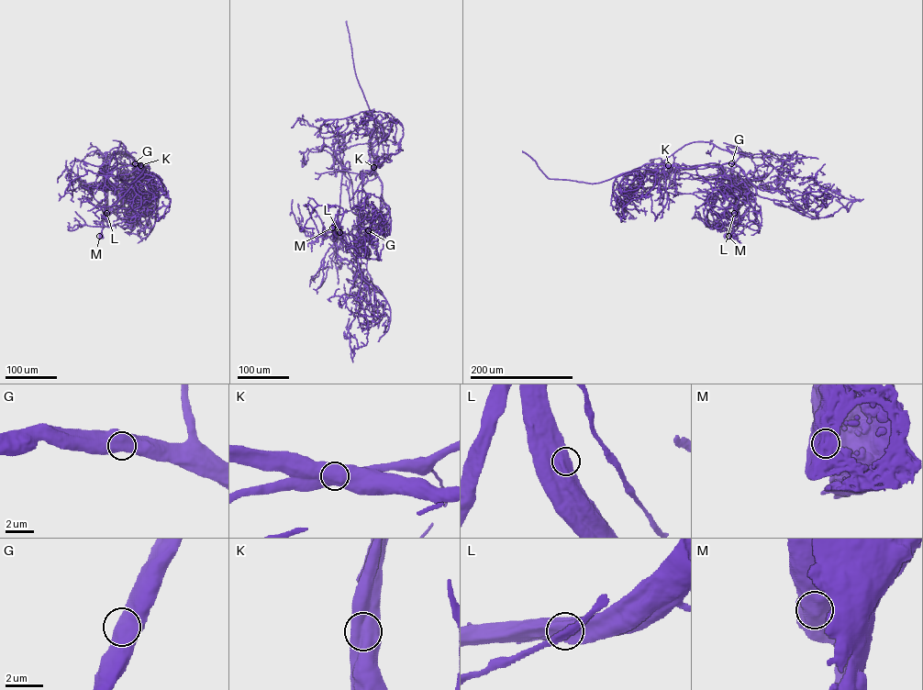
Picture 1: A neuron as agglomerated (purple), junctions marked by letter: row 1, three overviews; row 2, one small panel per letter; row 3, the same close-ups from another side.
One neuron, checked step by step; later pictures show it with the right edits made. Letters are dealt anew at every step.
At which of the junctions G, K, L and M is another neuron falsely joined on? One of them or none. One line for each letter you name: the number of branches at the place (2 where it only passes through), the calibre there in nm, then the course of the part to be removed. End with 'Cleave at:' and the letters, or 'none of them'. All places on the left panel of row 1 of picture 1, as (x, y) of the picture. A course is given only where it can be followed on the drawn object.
K: branches 1; calibre 1100 nm; course (140, 165), (146, 169), (135, 181), (124, 182), (118, 178), (114, 150)
Cleave at: K

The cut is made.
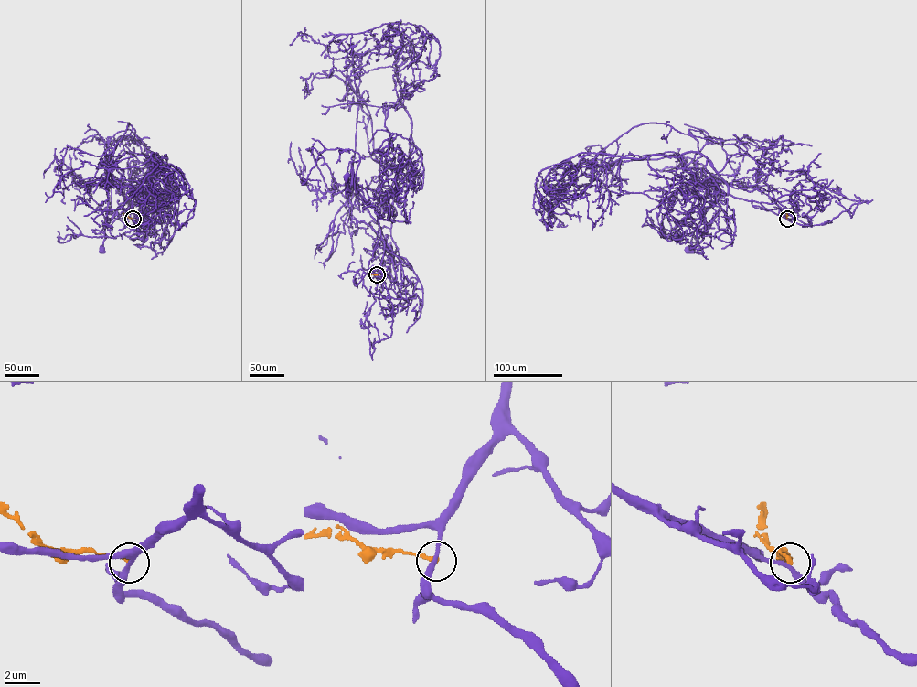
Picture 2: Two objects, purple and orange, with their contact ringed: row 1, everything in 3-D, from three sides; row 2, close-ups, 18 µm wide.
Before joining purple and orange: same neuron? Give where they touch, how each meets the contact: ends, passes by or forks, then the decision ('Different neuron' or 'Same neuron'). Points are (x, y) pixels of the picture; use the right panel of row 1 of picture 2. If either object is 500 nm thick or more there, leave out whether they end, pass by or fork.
Place: (787, 219). At the ring purple passes by. At the ring orange ends. Different neuron

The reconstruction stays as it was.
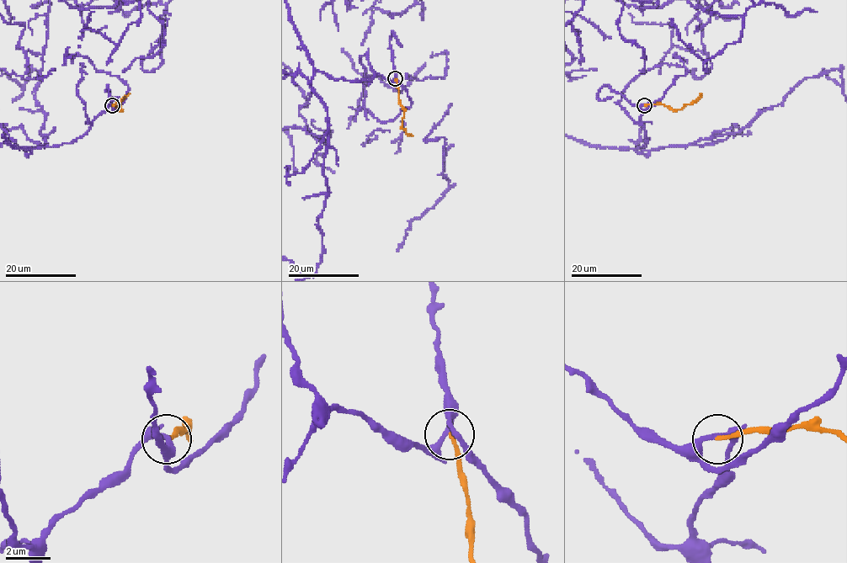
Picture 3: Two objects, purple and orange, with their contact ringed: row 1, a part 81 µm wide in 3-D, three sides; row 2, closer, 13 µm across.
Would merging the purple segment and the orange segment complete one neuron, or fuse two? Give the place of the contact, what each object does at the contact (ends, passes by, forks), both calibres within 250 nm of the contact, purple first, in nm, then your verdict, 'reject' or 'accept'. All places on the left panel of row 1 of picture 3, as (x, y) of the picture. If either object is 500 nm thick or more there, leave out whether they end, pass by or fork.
place (112, 105); purple passes by; orange ends; calibres 240 and 160 nm; accept

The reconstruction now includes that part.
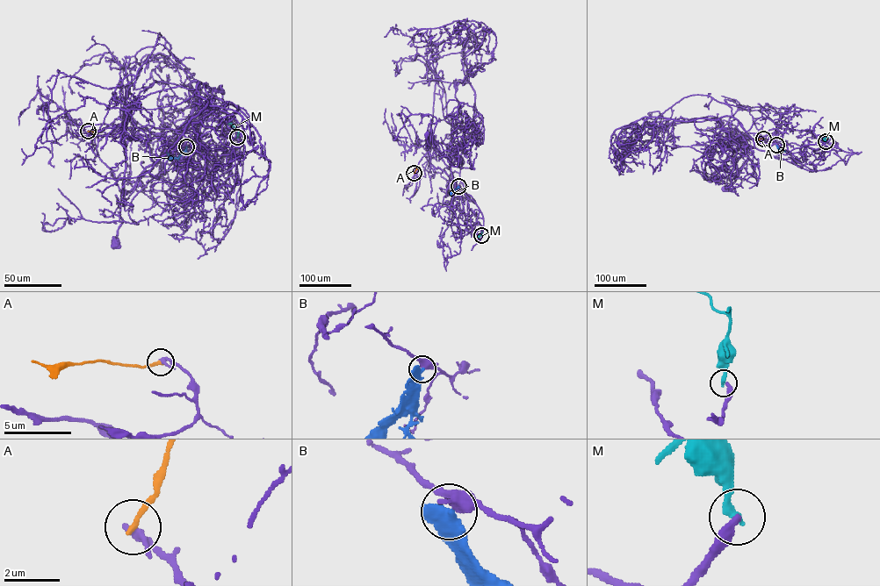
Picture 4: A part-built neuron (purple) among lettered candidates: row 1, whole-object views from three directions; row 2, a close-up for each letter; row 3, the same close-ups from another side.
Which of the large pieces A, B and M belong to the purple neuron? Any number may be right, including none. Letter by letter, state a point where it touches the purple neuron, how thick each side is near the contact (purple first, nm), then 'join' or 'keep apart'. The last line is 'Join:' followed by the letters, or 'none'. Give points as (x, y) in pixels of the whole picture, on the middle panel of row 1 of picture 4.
A: (414, 173) | 220/200 nm | keep apart
B: (458, 186) | 400/480 nm | keep apart
M: (481, 235) | 320/320 nm | keep apart
Join: none

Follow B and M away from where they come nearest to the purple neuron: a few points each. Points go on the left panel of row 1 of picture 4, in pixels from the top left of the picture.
B: (186, 146), (177, 158), (170, 158), (166, 152)
M: (237, 137), (238, 132), (232, 123)

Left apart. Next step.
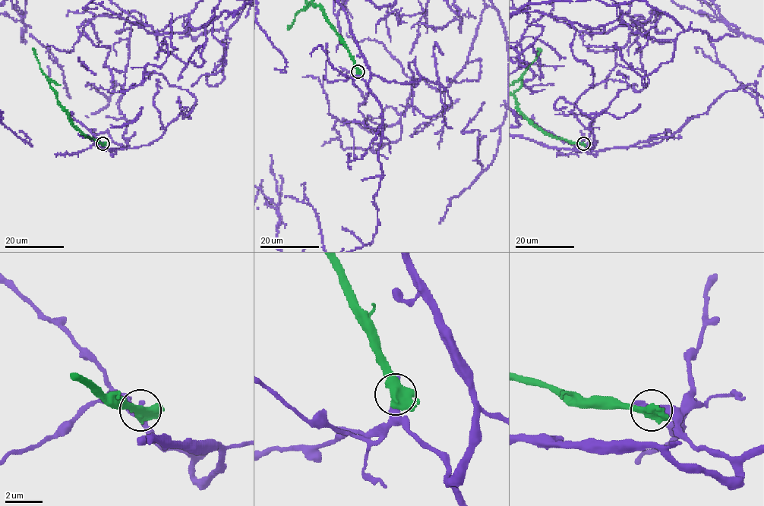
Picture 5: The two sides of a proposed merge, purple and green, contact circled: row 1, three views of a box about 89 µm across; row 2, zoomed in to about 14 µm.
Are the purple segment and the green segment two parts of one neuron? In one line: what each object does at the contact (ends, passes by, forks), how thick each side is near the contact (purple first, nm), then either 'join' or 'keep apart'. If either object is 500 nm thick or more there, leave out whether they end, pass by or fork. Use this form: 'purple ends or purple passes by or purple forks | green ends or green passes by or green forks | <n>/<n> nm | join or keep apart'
360/550 nm | keep apart

